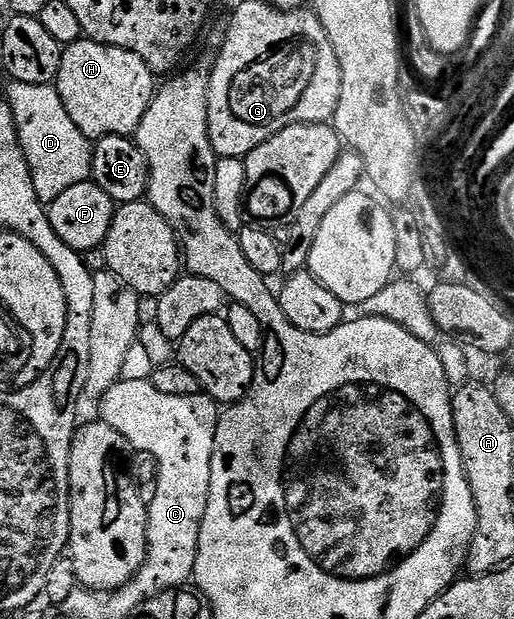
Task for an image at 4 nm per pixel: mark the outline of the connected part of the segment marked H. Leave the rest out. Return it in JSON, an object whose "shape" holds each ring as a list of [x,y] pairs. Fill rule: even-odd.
{"shape":[[[84,38],[63,48],[61,70],[54,85],[61,94],[61,102],[65,102],[65,110],[69,110],[69,118],[77,122],[77,130],[81,130],[81,134],[94,142],[102,136],[131,136],[137,131],[141,118],[145,118],[145,110],[149,110],[157,91],[155,80],[156,73],[152,72],[150,66],[137,54]]]}

